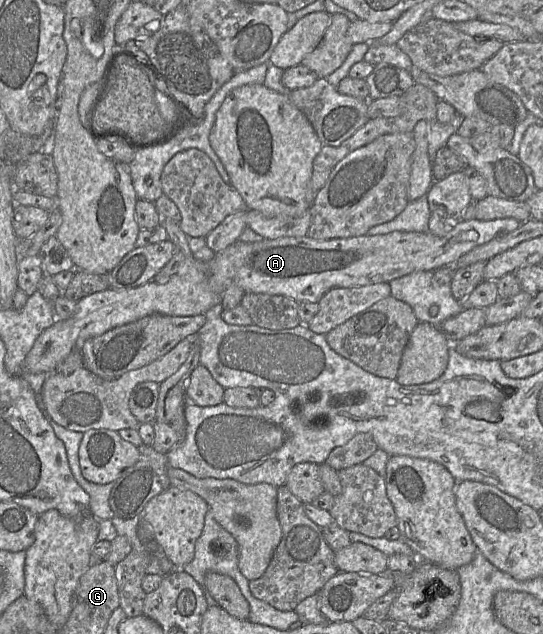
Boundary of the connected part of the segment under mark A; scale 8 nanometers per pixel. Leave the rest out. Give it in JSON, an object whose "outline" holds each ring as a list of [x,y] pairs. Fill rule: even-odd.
{"outline":[[[162,218],[160,225],[166,229],[168,240],[185,255],[185,259],[181,262],[177,273],[164,284],[150,281],[132,289],[115,290],[109,288],[81,299],[77,302],[72,317],[62,321],[56,320],[51,327],[40,334],[23,362],[21,373],[54,373],[58,364],[73,349],[80,349],[80,346],[86,340],[149,315],[194,316],[205,314],[215,305],[221,304],[222,295],[230,285],[237,285],[245,293],[281,295],[289,297],[298,303],[318,303],[328,291],[334,288],[351,288],[383,282],[389,283],[412,272],[435,271],[456,261],[475,247],[488,243],[501,234],[516,230],[521,224],[520,221],[514,218],[494,220],[478,220],[474,218],[455,221],[452,229],[444,236],[436,236],[430,232],[393,231],[373,236],[365,234],[357,237],[329,240],[317,240],[308,236],[281,237],[277,239],[264,238],[262,241],[253,243],[237,240],[224,250],[217,252],[212,261],[203,263],[194,258],[188,245],[187,235],[182,231],[179,224]]]}

